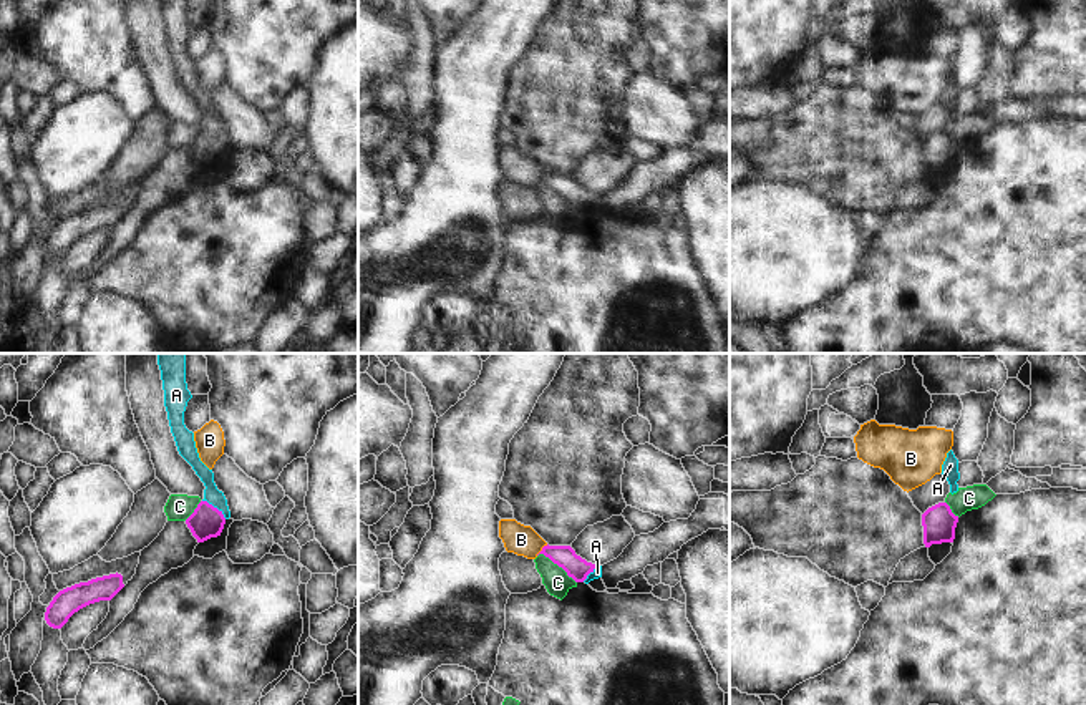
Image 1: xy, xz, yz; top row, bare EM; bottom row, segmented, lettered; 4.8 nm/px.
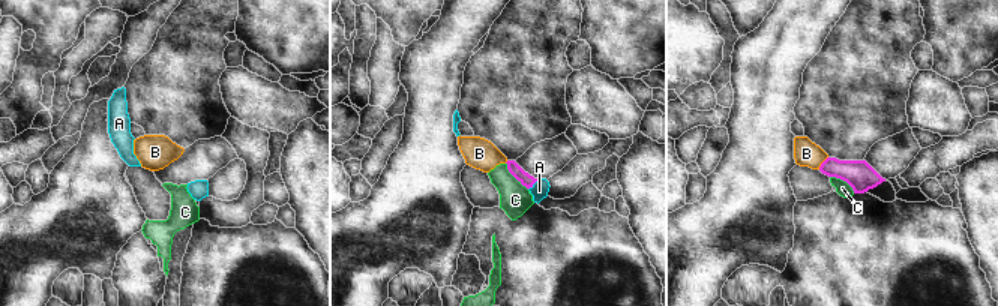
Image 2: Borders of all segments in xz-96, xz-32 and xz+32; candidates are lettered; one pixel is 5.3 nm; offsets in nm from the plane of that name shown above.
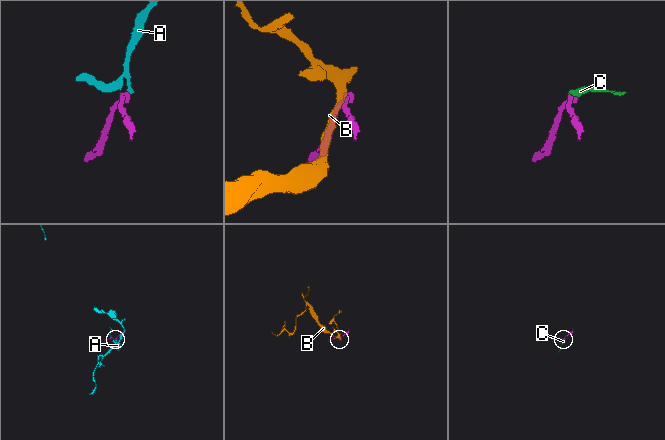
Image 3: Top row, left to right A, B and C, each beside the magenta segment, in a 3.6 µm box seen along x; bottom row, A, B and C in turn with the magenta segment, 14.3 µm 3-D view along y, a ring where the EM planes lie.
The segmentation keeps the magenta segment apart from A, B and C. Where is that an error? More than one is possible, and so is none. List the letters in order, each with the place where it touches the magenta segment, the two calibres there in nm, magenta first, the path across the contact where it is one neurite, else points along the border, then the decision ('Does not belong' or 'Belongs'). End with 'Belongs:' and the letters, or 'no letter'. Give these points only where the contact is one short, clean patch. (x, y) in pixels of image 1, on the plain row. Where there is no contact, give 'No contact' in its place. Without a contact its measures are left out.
A: Touches magenta at xy (213, 135). Thickness 160 nm (magenta) against 80 nm. Path across: xy (206, 150), (213, 135), (211, 121). Belongs
B: Touches magenta at xz (542, 178). Thickness 110 nm (magenta) against 150 nm. Boundary: xz (547, 173), (536, 183). Does not belong
C: Touches magenta at xz (557, 193). Thickness 110 nm (magenta) against 120 nm. Boundary: xz (538, 183), (547, 184), (576, 211). Does not belong
Belongs: A

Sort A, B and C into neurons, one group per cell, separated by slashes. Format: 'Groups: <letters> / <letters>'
Groups: A / B / C

